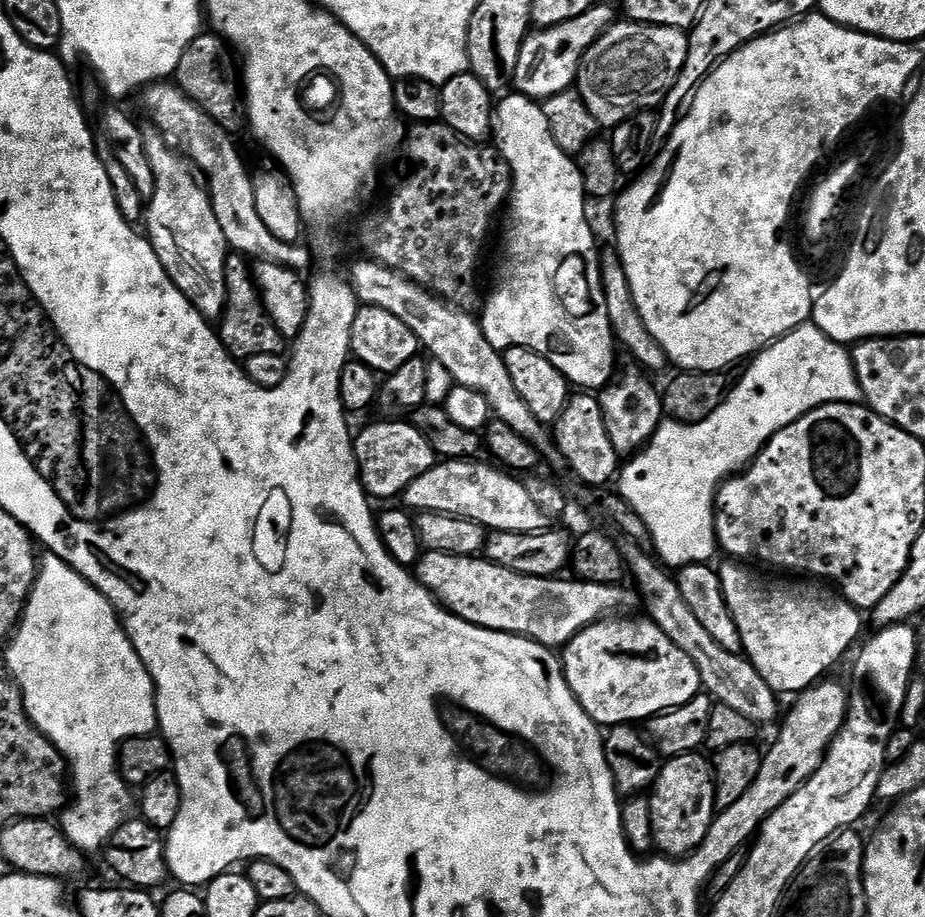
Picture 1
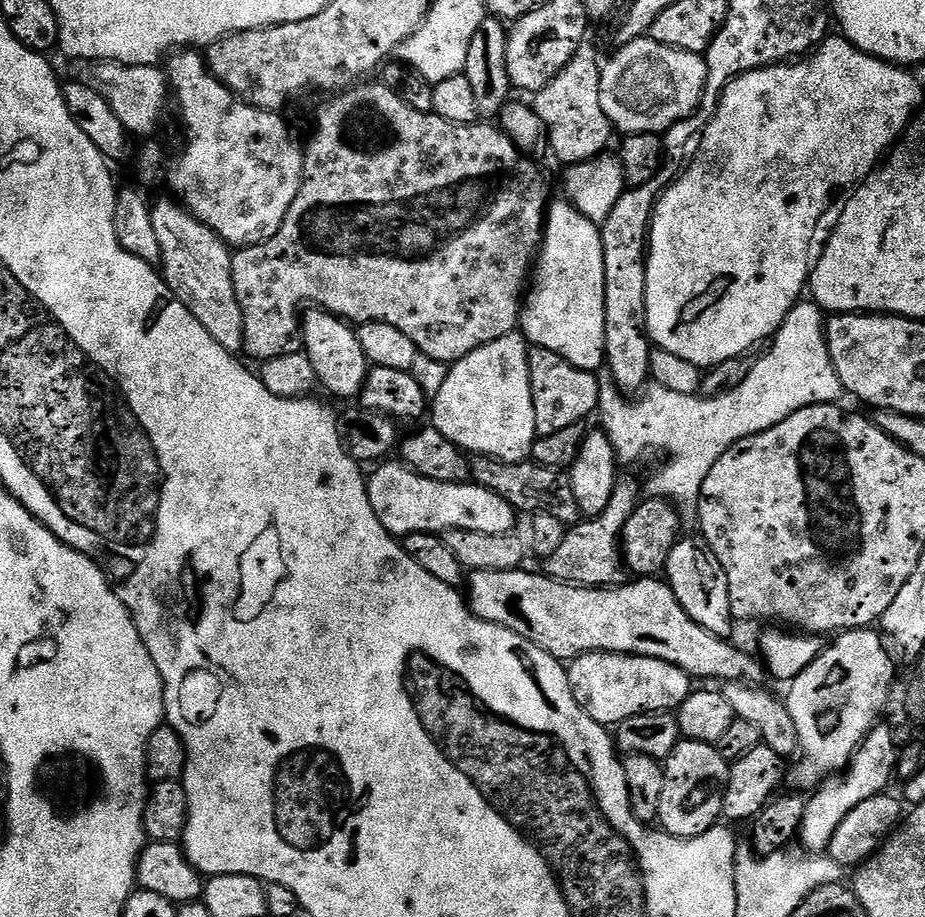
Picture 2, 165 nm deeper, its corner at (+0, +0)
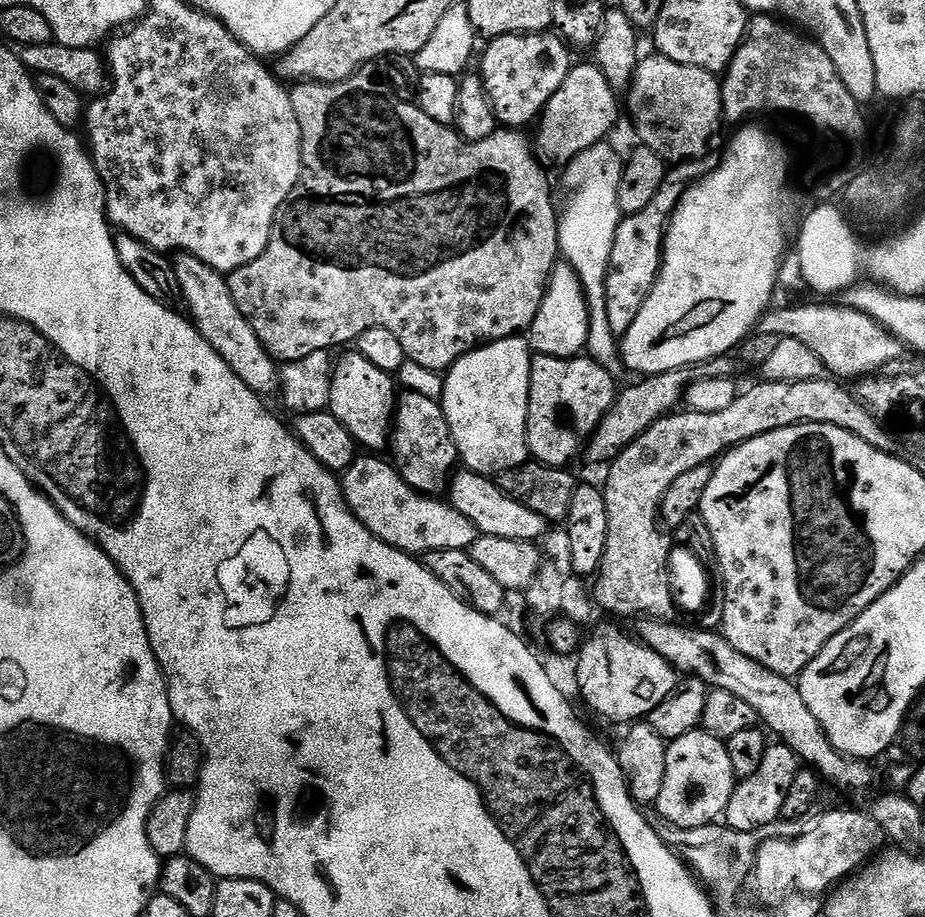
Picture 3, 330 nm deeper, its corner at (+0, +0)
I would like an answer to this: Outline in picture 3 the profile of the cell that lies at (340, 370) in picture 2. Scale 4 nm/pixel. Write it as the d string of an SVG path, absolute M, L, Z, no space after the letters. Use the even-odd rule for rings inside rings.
M348 351L341 360L339 357L335 361L327 411L342 422L344 429L356 439L361 449L387 449L398 399L397 381L389 373L378 370L374 362L362 358L360 352Z

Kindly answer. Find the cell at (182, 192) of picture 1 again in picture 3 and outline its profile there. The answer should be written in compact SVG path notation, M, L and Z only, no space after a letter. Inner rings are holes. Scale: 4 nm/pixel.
M187 254L177 255L174 263L183 303L188 303L190 319L202 338L206 338L206 342L210 342L210 346L218 350L226 366L230 366L230 370L234 370L234 374L238 374L238 378L242 378L242 382L250 386L250 390L258 394L275 393L280 386L280 368L277 361L264 349L262 342L258 342L258 334L250 330L250 322L242 318L242 310L234 306L234 297L230 295L225 273L214 270L206 266L206 262Z

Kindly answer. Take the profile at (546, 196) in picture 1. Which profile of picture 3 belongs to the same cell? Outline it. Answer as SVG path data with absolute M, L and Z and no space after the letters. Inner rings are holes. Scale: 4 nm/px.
M567 262L557 263L548 282L538 318L534 318L530 329L530 347L533 353L541 356L571 358L581 355L588 347L590 318L588 317L588 300L584 297L584 287Z

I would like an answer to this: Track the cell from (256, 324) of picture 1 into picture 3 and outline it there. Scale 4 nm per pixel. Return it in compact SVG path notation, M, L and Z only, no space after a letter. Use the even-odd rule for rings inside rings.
M361 70L337 84L300 82L291 89L294 114L300 127L304 170L300 173L300 183L292 192L291 199L276 216L266 250L254 258L254 262L227 273L230 295L234 297L234 306L242 310L242 318L250 322L250 330L258 334L258 342L262 342L272 359L281 365L306 358L306 354L336 350L339 344L351 345L366 330L381 328L390 330L390 334L398 337L407 359L427 370L444 374L467 352L496 340L527 333L534 318L538 318L538 310L560 256L558 204L556 208L552 184L548 181L549 169L534 151L533 141L529 137L527 140L521 129L500 126L494 134L490 134L490 138L465 140L455 127L434 122L434 118L421 110L419 104L403 100L387 83L379 79L376 81L366 73Z

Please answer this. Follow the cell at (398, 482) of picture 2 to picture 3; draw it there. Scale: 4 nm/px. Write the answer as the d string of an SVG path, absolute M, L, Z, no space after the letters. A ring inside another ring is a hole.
M360 454L352 461L352 465L342 474L342 487L344 497L350 506L350 510L382 542L394 546L399 552L407 552L417 558L423 557L425 552L434 550L468 550L476 541L478 535L474 522L466 518L466 514L460 514L452 508L451 503L443 499L429 496L420 492L412 485L407 484L400 476L400 471L387 459L379 460L376 454Z

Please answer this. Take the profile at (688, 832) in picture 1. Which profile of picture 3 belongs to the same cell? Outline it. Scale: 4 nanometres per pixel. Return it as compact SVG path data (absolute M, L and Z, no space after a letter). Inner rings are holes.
M703 730L682 734L682 738L668 744L666 783L654 808L663 820L674 826L697 828L714 824L723 817L737 783L725 741Z

